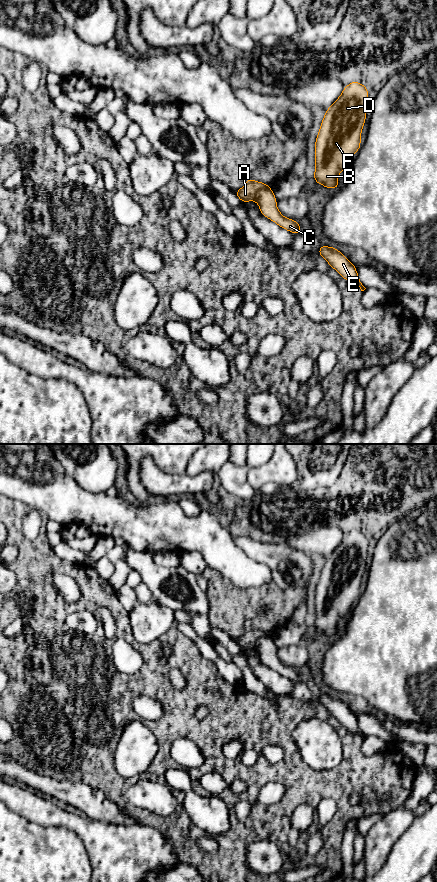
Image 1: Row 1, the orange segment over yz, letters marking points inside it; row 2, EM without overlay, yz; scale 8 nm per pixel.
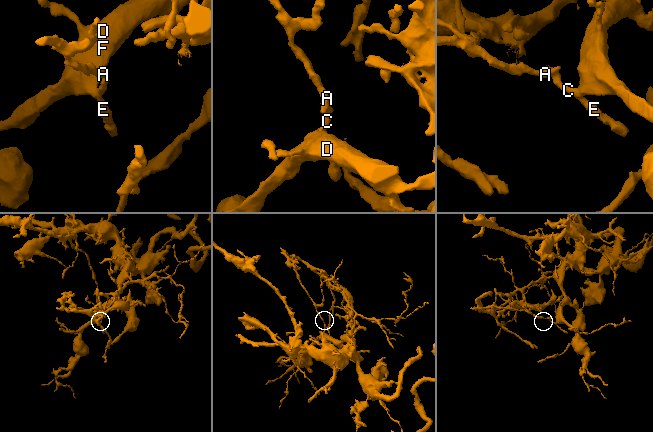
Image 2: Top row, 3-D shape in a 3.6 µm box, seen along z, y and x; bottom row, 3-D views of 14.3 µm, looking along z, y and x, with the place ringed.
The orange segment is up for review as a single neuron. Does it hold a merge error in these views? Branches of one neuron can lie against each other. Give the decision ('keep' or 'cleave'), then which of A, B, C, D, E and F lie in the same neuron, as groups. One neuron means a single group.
cleave | A / B C D E F

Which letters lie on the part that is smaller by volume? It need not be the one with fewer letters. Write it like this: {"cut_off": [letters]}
{"cut_off": ["A"]}

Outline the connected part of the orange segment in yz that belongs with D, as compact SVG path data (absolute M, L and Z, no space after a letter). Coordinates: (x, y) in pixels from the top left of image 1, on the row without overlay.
M353 529L343 536L340 545L326 558L315 589L314 629L317 632L335 638L339 635L339 621L348 615L352 604L361 595L360 585L366 568L368 546L368 537L363 532Z

